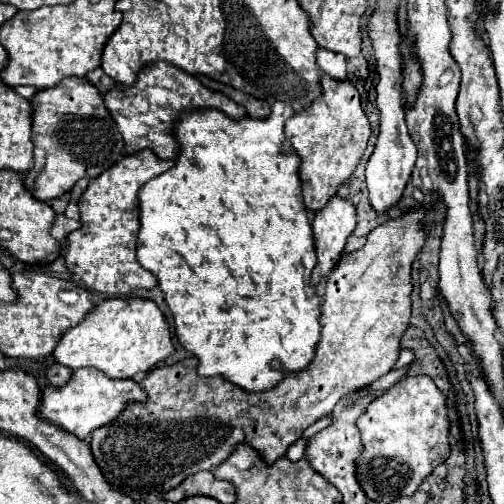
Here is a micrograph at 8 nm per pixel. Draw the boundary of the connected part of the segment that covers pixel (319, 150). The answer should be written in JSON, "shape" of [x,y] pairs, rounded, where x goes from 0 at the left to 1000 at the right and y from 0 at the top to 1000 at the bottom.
{"shape":[[[639,143],[635,194],[627,194],[599,226],[567,238],[563,266],[595,313],[595,361],[607,413],[631,421],[667,385],[671,369],[694,353],[734,274],[734,246],[714,210],[714,187],[702,163],[667,159]]]}

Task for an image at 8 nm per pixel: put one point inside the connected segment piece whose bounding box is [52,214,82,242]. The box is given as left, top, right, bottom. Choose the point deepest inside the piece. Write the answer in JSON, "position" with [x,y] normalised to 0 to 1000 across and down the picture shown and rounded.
{"position":[123,450]}

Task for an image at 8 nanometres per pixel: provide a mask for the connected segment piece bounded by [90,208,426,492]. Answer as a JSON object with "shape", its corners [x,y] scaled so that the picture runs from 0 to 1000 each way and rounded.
{"shape":[[[829,413],[829,417],[817,417],[817,421],[802,425],[794,437],[770,437],[766,444],[750,448],[746,456],[738,456],[738,460],[726,468],[726,484],[722,484],[714,496],[679,508],[675,524],[671,524],[671,528],[663,532],[663,540],[655,544],[655,556],[651,556],[651,567],[647,567],[647,583],[643,583],[639,631],[635,631],[635,635],[639,635],[639,671],[635,671],[635,683],[631,683],[631,702],[627,702],[627,710],[619,714],[619,726],[615,726],[611,734],[603,734],[599,742],[567,746],[563,758],[556,758],[556,766],[548,766],[548,770],[540,770],[540,774],[532,774],[532,778],[500,782],[500,778],[476,774],[476,770],[468,770],[468,766],[456,766],[456,758],[444,758],[444,750],[437,750],[437,746],[421,746],[421,750],[401,750],[401,746],[393,746],[393,742],[389,742],[389,714],[385,714],[385,710],[365,710],[365,714],[357,714],[357,718],[349,718],[349,722],[337,722],[337,726],[313,726],[313,730],[306,730],[286,754],[278,754],[282,774],[294,782],[290,798],[286,798],[286,802],[282,802],[282,798],[258,802],[258,806],[254,806],[242,821],[234,821],[218,841],[198,845],[198,849],[190,849],[190,853],[179,861],[179,893],[183,893],[183,905],[187,905],[190,921],[198,925],[206,948],[218,956],[218,964],[222,964],[226,972],[238,972],[238,976],[246,976],[246,964],[254,964],[258,972],[274,972],[274,976],[278,976],[278,968],[286,968],[286,972],[333,976],[333,972],[349,968],[353,960],[361,960],[369,944],[389,940],[393,933],[421,933],[421,929],[429,929],[433,921],[440,921],[440,917],[464,897],[468,881],[480,881],[480,877],[488,877],[492,885],[500,885],[500,889],[516,901],[516,909],[524,909],[528,921],[544,921],[556,905],[567,901],[571,885],[583,881],[615,841],[623,841],[627,833],[651,825],[651,821],[663,813],[663,806],[667,806],[683,786],[702,782],[702,778],[714,774],[718,766],[734,766],[742,754],[750,754],[754,746],[762,746],[766,738],[774,738],[778,726],[782,726],[782,718],[790,714],[790,702],[794,702],[794,683],[790,683],[790,679],[794,679],[802,655],[810,651],[810,635],[813,635],[813,583],[817,583],[817,544],[813,544],[813,540],[817,540],[817,520],[821,520],[821,512],[829,508],[829,500],[833,500],[833,492],[837,492],[837,484],[841,484],[841,468],[845,468],[845,460],[841,460],[841,452],[837,452],[837,433],[841,433],[841,425],[845,425],[845,417],[841,417],[841,413]]]}

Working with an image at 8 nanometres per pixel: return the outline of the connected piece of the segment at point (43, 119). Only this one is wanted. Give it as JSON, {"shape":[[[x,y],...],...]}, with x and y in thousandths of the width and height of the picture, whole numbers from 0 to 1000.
{"shape":[[[127,155],[111,179],[79,179],[63,206],[67,302],[87,306],[87,317],[71,329],[79,337],[71,357],[75,385],[63,385],[67,393],[79,393],[79,401],[123,393],[159,353],[190,353],[242,313],[246,278],[238,274],[230,242],[206,210],[198,179],[171,155]]]}

